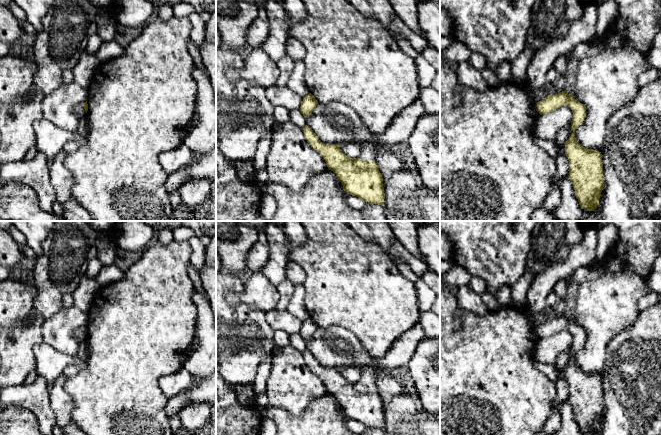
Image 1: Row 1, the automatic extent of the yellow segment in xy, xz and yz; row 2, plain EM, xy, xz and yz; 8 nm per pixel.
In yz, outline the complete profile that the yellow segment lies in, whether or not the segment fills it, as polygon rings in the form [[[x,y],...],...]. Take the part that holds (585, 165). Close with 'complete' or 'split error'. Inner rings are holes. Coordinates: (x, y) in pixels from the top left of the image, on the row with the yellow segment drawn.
[[[562,91],[548,95],[537,102],[540,115],[568,106],[573,113],[573,133],[565,143],[565,154],[569,160],[569,179],[574,187],[581,209],[594,211],[604,187],[602,154],[598,150],[583,147],[575,138],[576,129],[586,118],[586,106],[577,101],[573,94]]]; complete

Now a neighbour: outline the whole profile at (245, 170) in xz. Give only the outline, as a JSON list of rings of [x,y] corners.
[[[236,161],[235,169],[241,181],[245,183],[256,181],[253,161],[245,161],[245,162]]]

